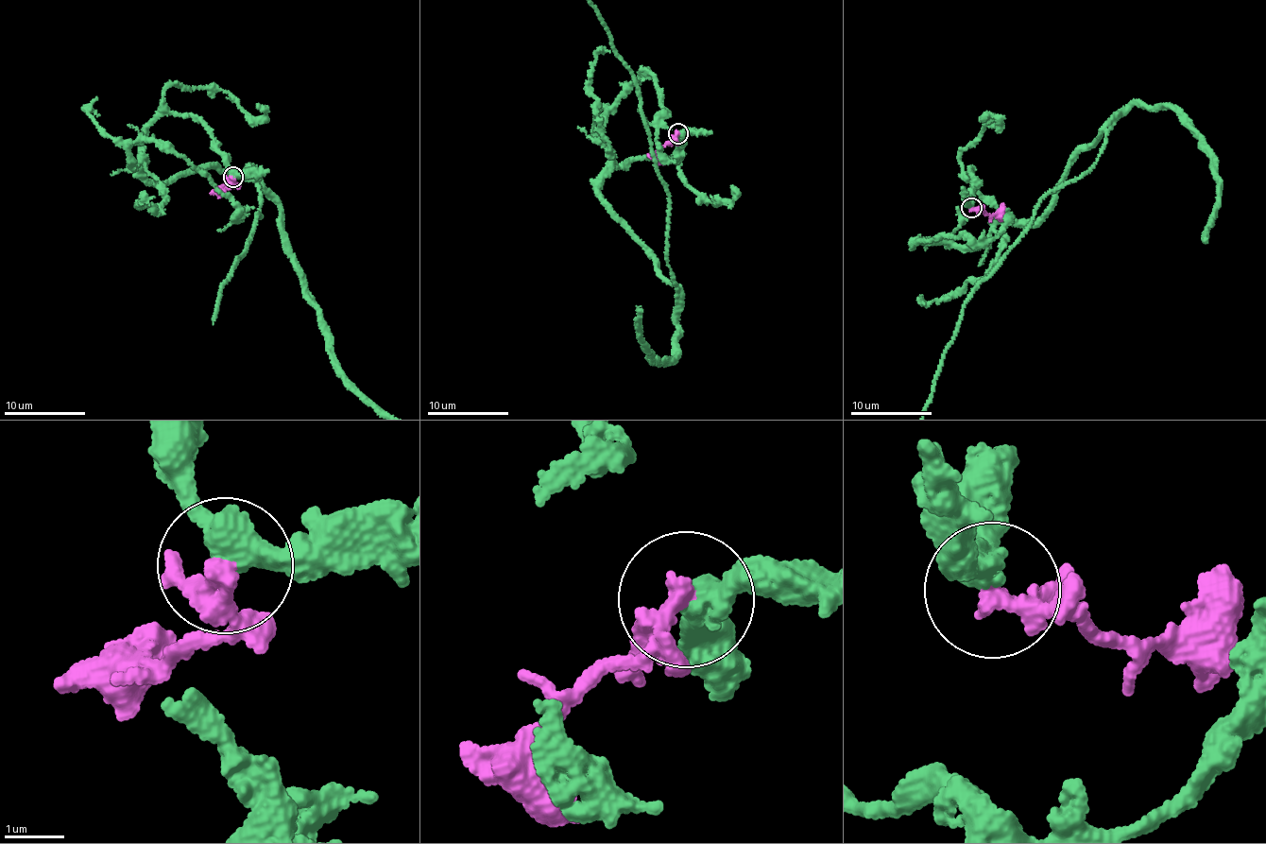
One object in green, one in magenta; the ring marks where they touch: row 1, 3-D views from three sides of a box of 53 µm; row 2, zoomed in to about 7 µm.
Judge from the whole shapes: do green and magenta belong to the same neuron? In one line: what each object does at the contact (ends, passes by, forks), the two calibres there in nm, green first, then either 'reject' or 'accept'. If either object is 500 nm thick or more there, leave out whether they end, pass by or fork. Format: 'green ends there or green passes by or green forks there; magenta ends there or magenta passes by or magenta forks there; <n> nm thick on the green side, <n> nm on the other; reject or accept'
green passes by; magenta passes by; 400 nm thick on the green side, 280 nm on the other; reject

